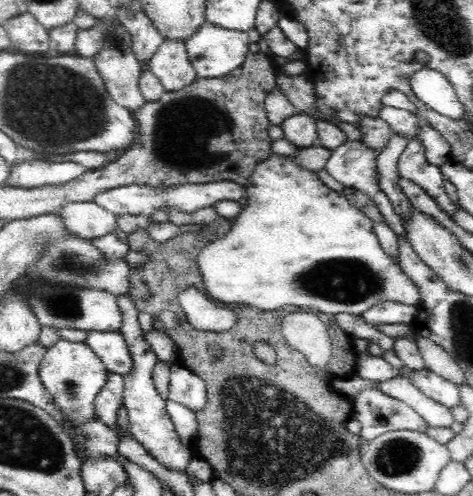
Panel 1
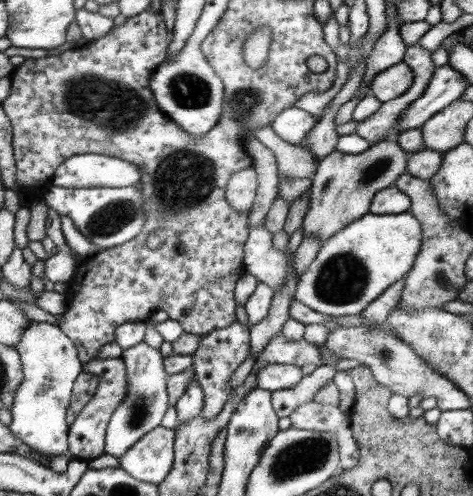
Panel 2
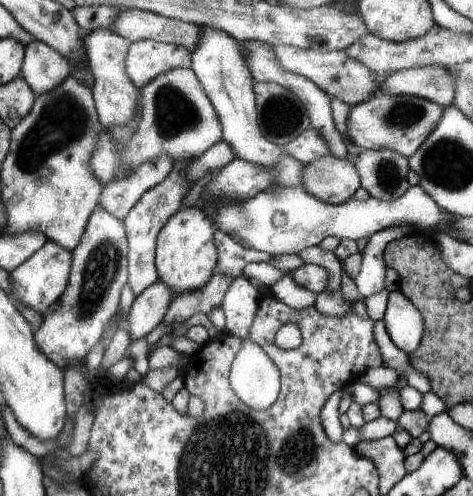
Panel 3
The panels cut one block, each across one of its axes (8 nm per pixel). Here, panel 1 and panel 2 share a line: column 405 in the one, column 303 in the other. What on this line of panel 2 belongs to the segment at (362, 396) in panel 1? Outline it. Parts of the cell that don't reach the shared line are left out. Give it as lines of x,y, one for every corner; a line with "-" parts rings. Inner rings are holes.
305,402
291,412
287,418
279,418
279,430
297,428
297,430
331,430
339,446
339,470
351,470
359,460
359,448
351,436
349,418
335,404

